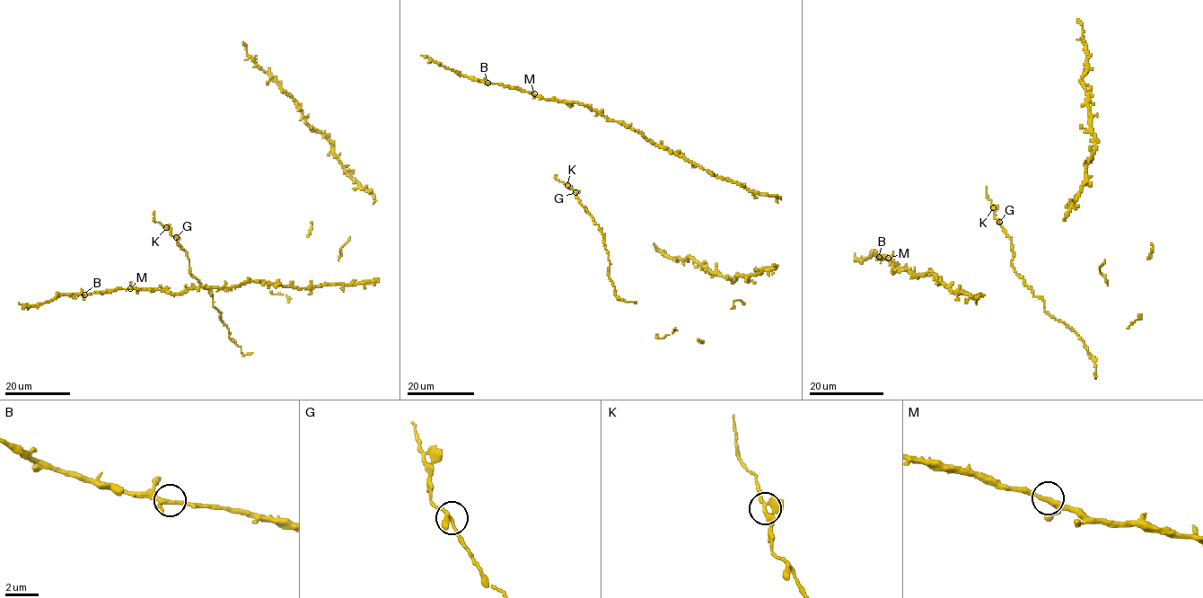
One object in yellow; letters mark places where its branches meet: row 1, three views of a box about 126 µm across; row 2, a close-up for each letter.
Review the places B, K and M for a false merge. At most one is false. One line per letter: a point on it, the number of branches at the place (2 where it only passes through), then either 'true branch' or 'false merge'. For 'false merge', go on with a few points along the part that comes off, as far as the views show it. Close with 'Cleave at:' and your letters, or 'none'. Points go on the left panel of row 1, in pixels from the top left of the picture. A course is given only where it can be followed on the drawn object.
B: (84, 294) | 3 | true branch
K: (166, 227) | 3 | true branch
M: (130, 288) | 3 | true branch
Cleave at: none

